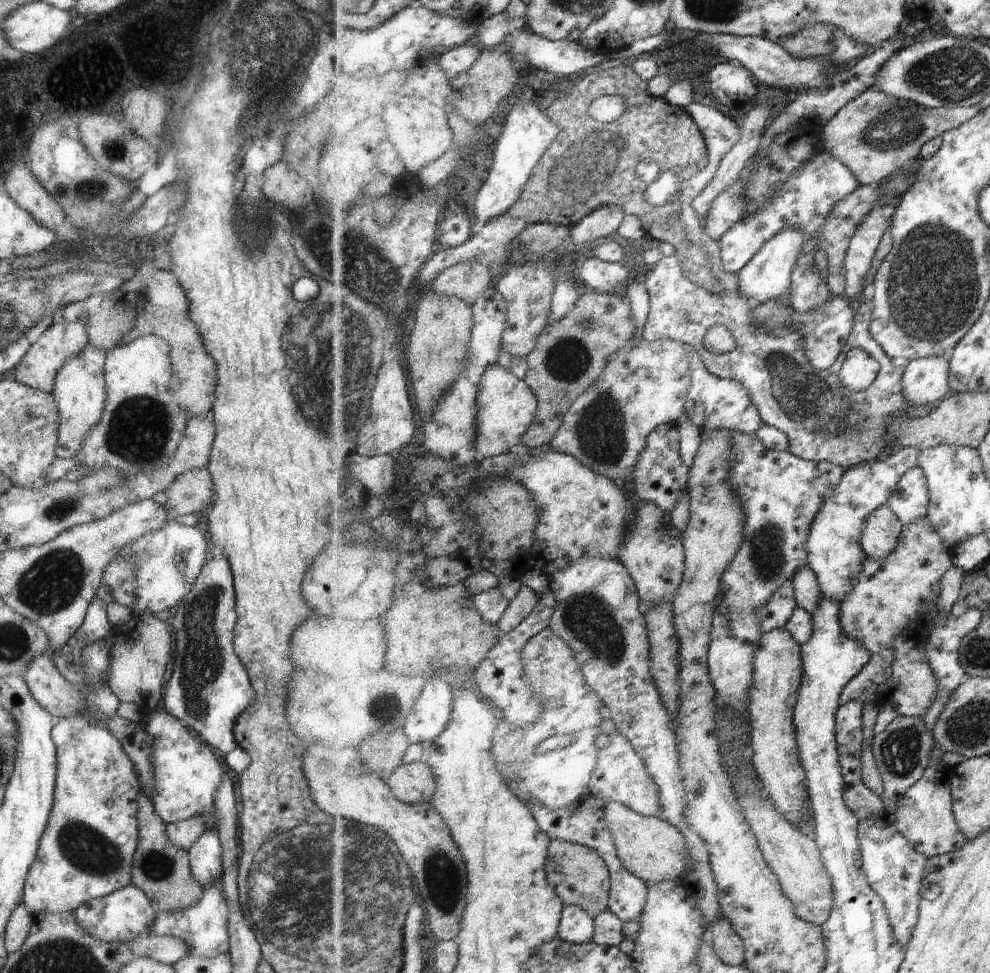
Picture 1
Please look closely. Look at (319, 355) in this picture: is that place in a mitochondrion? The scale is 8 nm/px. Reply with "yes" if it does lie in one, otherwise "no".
yes

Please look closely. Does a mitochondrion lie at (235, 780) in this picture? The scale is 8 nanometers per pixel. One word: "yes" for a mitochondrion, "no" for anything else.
no

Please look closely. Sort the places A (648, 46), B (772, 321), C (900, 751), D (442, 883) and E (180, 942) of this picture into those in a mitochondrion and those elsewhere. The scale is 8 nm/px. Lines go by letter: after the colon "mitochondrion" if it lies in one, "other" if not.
A: other
B: mitochondrion
C: mitochondrion
D: mitochondrion
E: other

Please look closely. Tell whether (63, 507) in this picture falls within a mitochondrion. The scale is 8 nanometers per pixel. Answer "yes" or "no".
yes

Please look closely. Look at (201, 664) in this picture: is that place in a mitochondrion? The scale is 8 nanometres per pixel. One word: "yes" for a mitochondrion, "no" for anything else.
yes

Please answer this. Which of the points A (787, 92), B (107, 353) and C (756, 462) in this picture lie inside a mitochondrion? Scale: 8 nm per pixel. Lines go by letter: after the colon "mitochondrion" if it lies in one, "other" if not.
A: other
B: other
C: other

